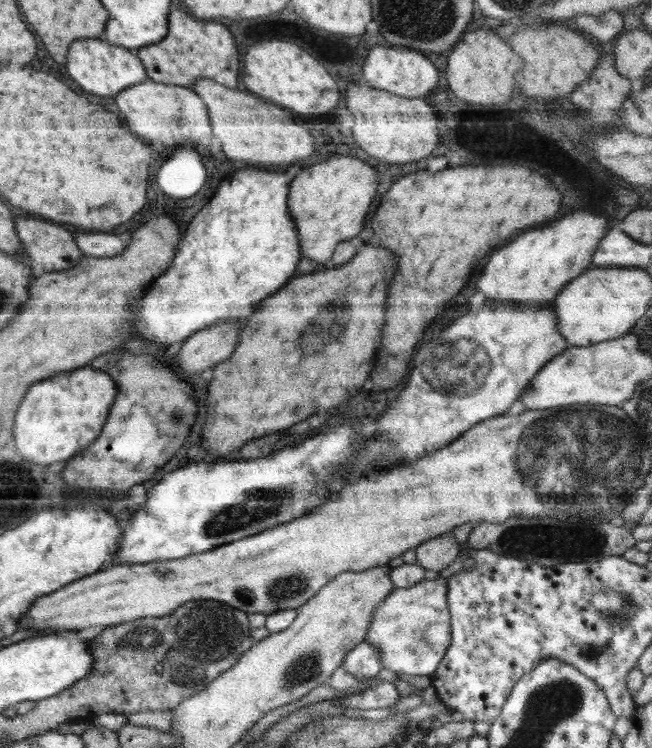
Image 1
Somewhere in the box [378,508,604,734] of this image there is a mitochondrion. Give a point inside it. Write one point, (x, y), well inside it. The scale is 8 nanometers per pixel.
(507, 538)

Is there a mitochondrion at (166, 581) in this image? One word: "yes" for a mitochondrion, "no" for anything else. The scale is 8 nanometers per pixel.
no

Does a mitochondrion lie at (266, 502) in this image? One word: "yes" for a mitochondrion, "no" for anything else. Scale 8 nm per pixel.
yes

